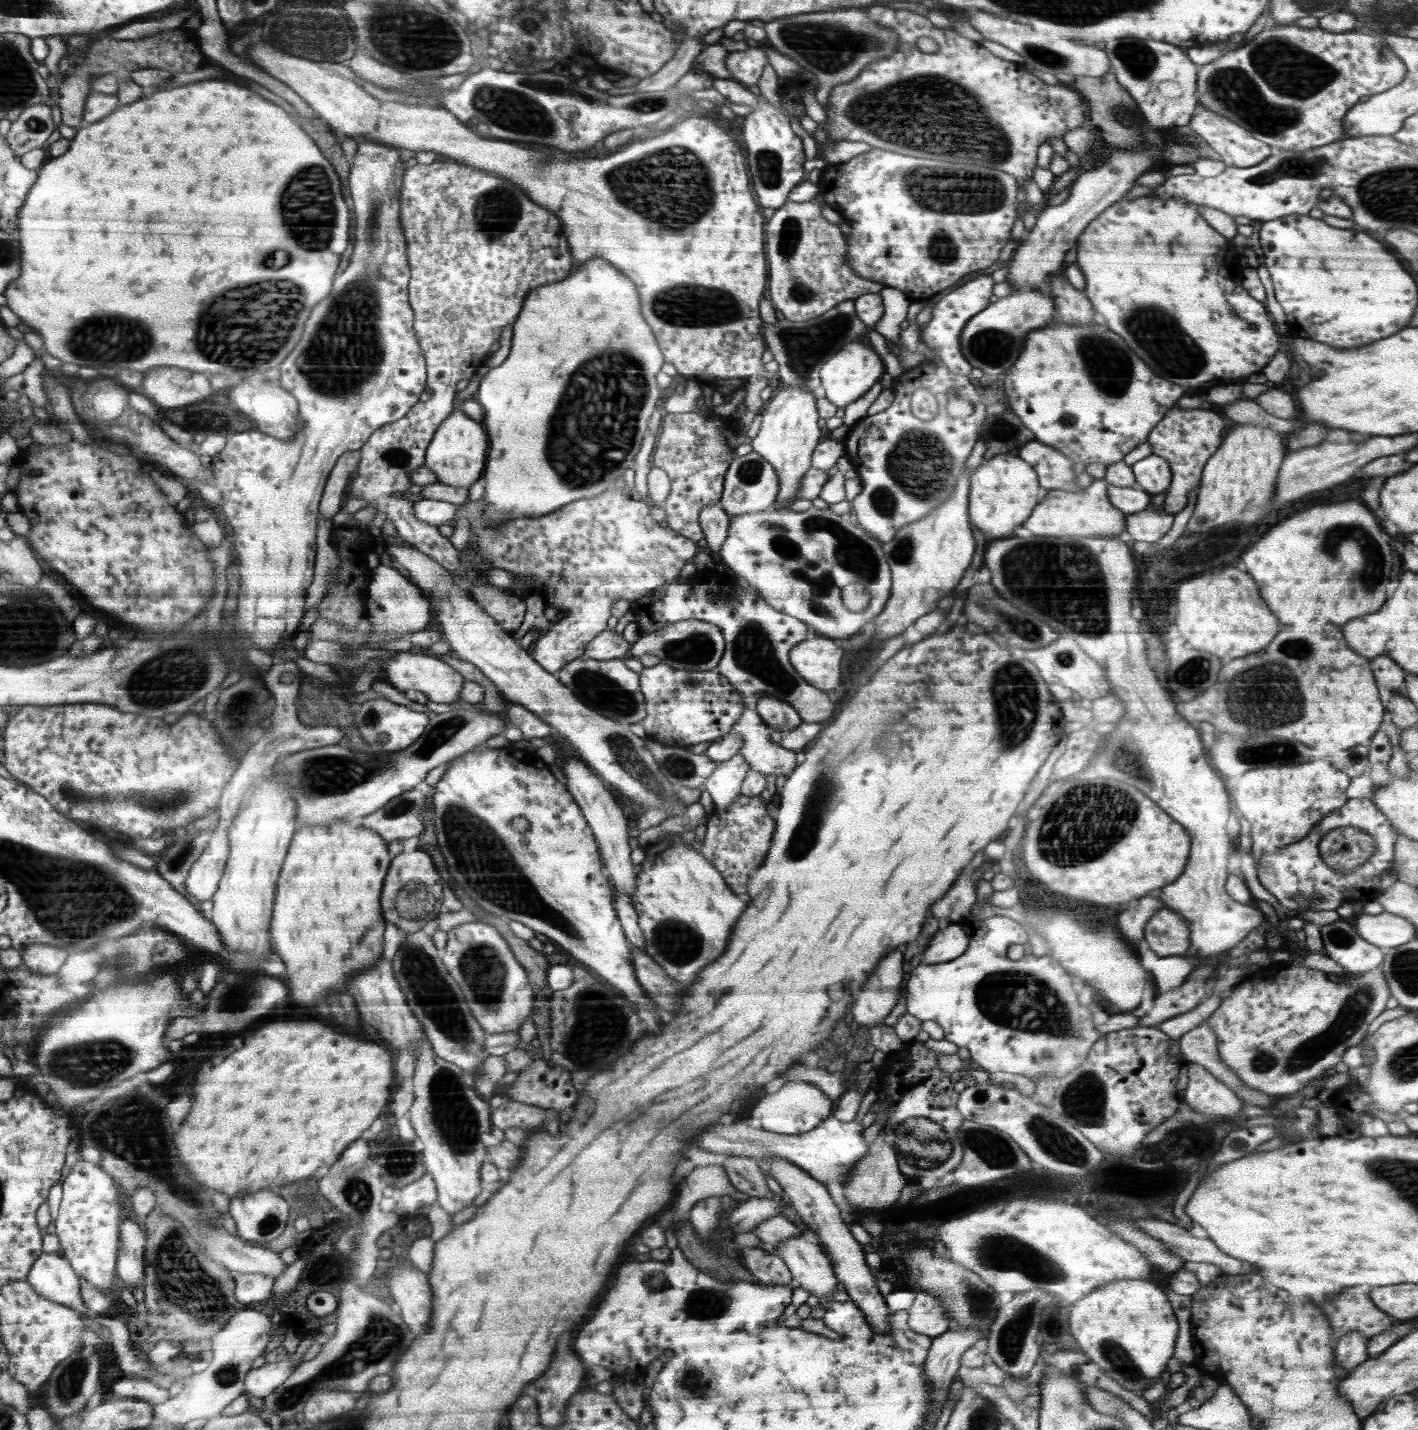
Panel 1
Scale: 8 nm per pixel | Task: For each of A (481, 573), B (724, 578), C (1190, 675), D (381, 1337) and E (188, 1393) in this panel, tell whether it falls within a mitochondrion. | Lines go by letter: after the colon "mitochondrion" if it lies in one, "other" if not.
A: other
B: other
C: mitochondrion
D: mitochondrion
E: other

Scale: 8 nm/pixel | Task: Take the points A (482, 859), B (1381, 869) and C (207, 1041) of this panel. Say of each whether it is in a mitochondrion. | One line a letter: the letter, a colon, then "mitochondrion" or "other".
A: mitochondrion
B: other
C: other

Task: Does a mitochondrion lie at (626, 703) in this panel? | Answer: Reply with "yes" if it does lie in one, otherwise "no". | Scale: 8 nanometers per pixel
yes

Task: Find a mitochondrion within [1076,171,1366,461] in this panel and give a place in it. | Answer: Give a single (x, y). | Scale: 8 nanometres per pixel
(1169, 346)

